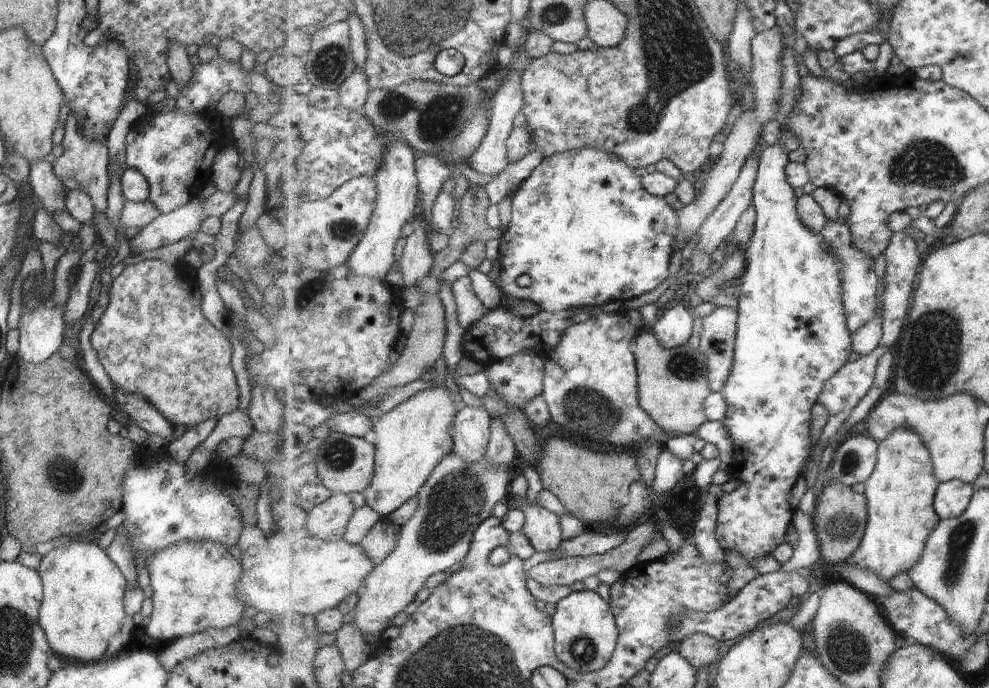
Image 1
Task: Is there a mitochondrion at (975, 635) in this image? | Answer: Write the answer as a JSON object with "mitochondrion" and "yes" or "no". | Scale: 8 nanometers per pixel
{"mitochondrion":"no"}

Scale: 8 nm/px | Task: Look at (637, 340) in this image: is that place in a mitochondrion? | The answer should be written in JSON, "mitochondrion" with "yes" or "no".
{"mitochondrion":"no"}

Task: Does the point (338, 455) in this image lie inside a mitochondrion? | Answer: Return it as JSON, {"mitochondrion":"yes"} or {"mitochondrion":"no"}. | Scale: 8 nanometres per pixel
{"mitochondrion":"yes"}

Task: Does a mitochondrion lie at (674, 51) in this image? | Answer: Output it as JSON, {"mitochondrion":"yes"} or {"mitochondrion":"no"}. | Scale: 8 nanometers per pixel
{"mitochondrion":"yes"}

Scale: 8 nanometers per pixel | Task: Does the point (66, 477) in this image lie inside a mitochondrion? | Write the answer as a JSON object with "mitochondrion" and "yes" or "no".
{"mitochondrion":"yes"}

